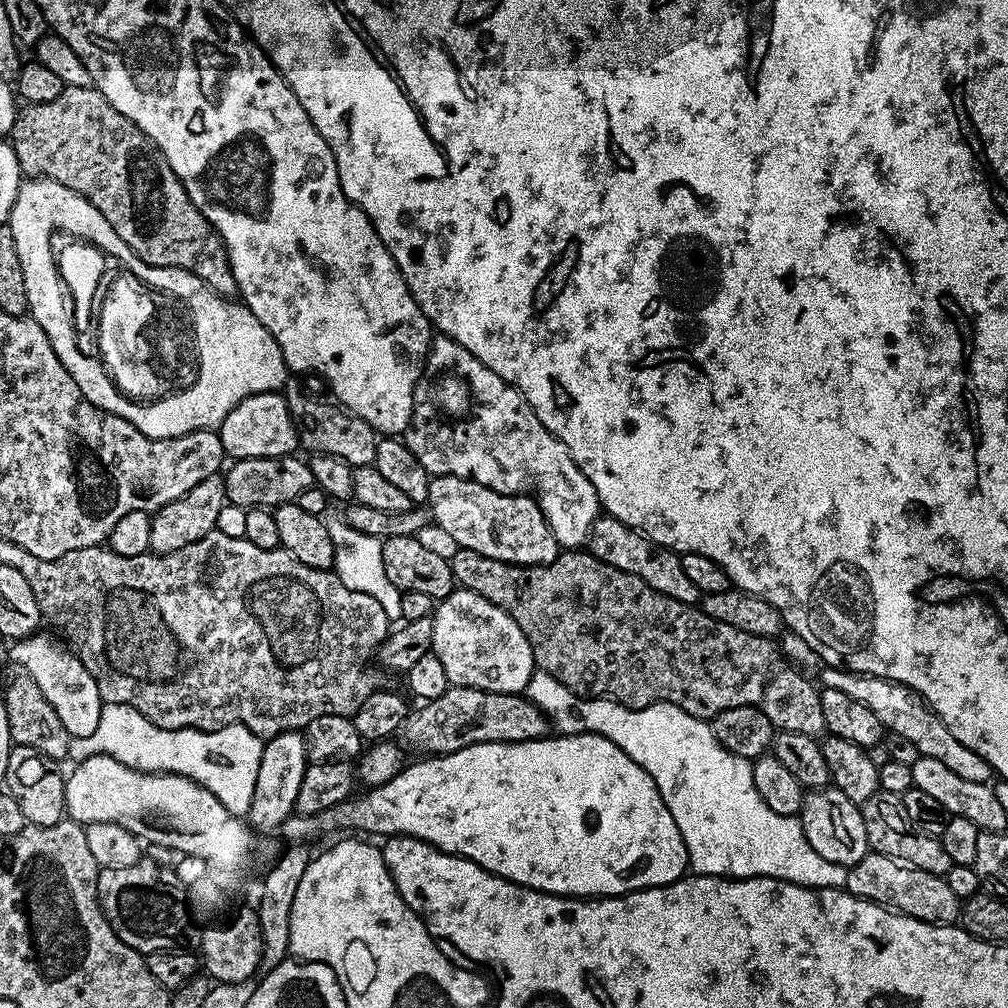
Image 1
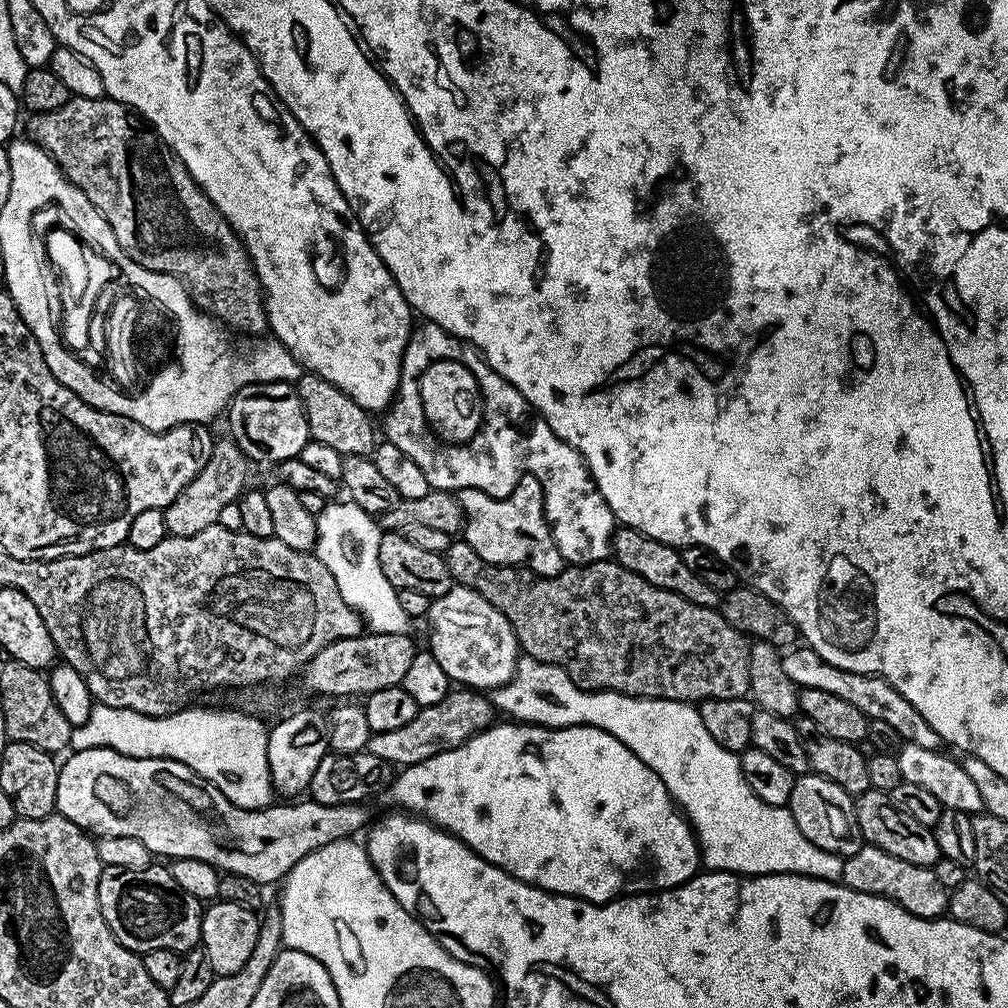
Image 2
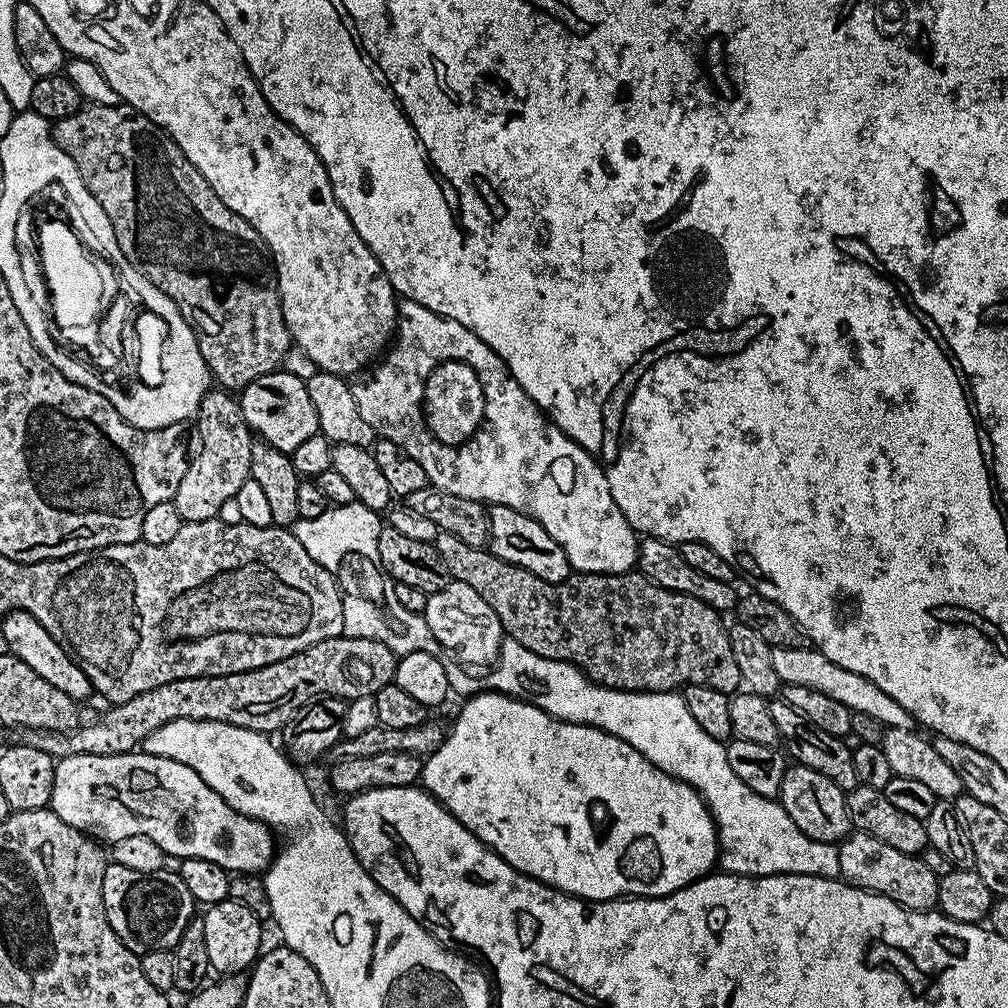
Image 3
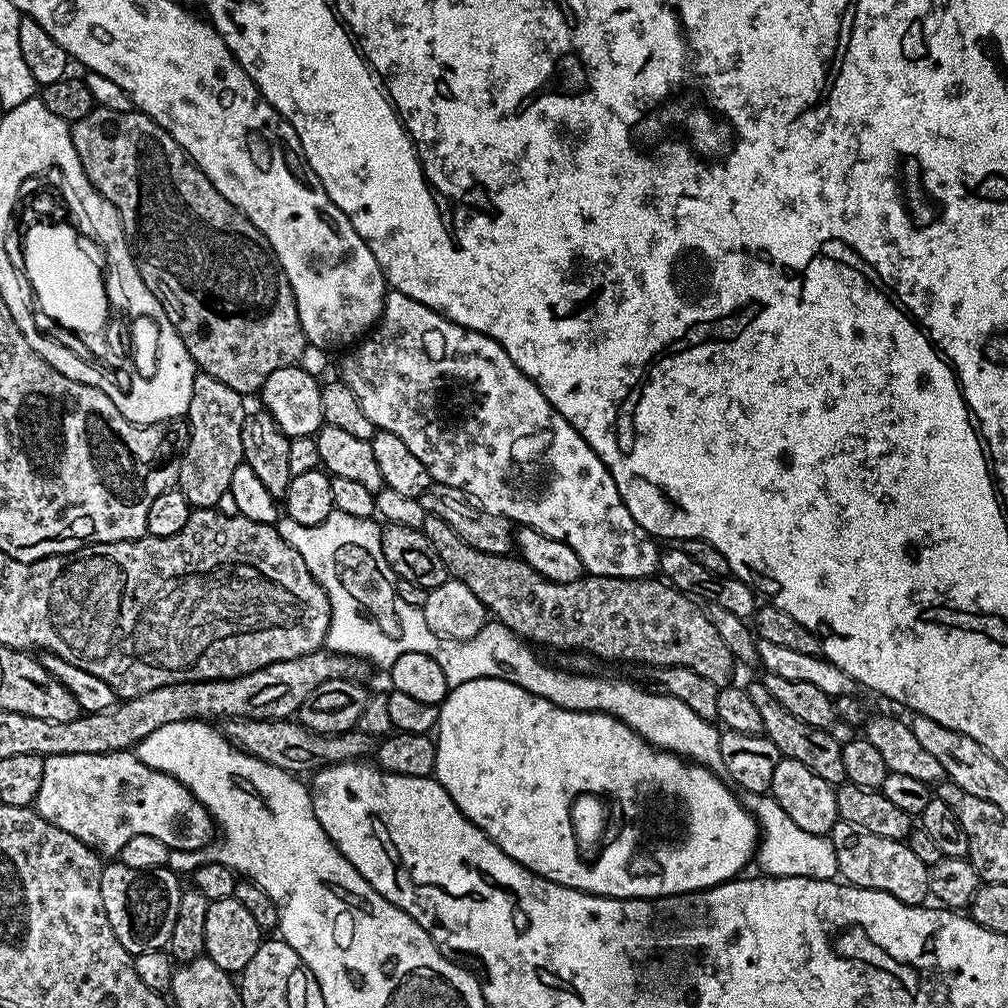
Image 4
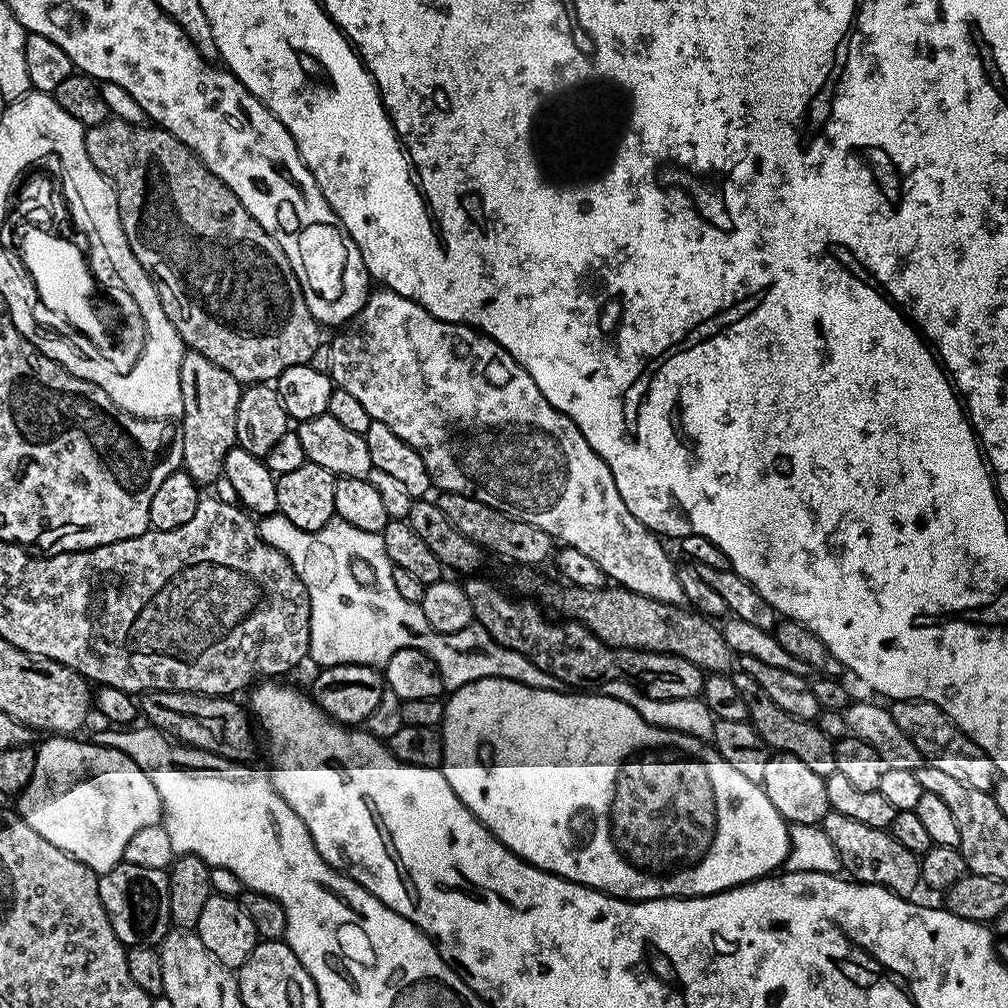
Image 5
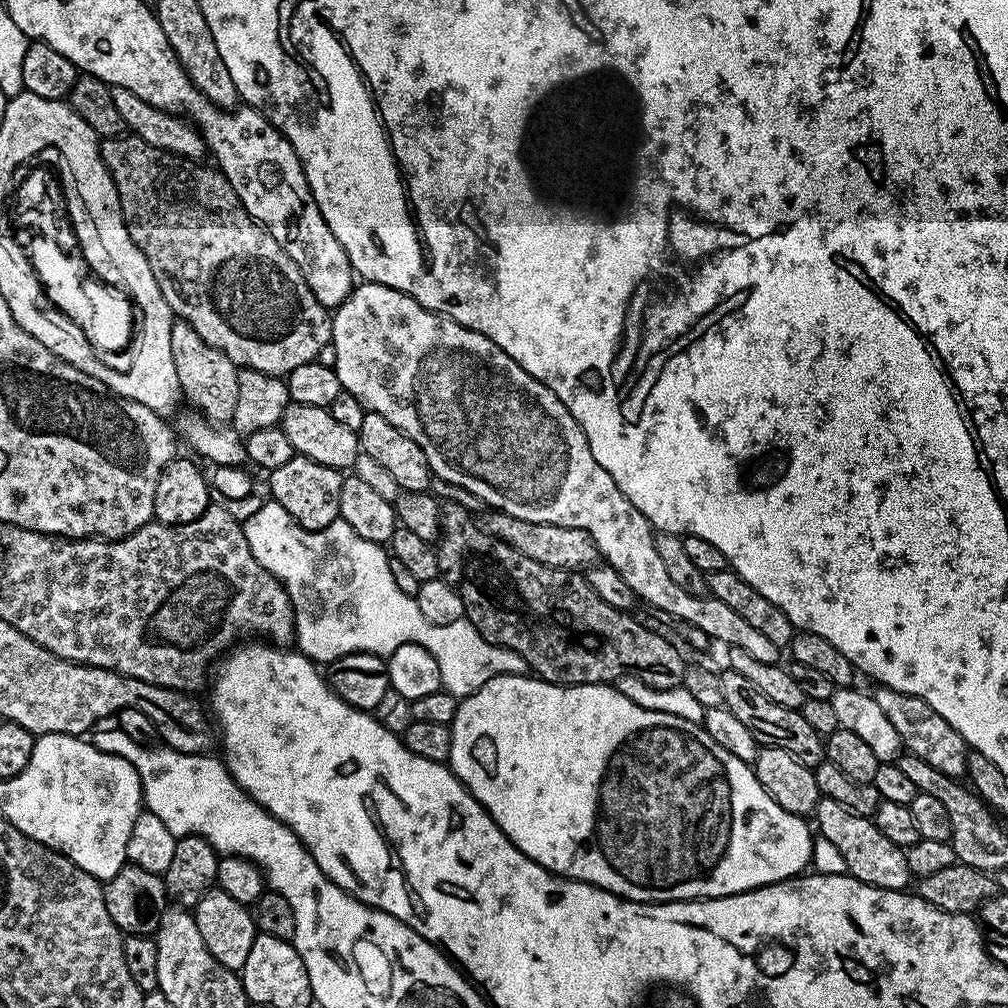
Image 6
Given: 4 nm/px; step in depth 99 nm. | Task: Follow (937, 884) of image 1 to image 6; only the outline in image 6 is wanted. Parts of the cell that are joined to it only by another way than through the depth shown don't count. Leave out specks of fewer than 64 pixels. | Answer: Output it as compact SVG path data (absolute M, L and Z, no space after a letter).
M821 796L814 813L814 828L819 836L827 838L837 848L838 854L846 862L847 875L858 882L895 892L903 892L909 887L908 880L913 879L913 874L908 865L908 853L882 835L875 819L855 816L844 809L842 802Z

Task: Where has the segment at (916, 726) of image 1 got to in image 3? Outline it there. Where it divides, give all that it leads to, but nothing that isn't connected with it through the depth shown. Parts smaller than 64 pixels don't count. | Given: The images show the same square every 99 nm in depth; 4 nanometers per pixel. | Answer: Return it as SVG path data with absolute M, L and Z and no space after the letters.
M815 646L774 648L772 657L774 671L778 673L781 685L810 686L810 690L819 690L821 694L827 694L828 697L842 702L842 706L846 706L852 713L870 714L870 718L878 718L878 722L882 722L885 729L913 727L911 714L902 706L898 706L898 702L894 702L890 694L878 690L878 686L862 678L862 674L854 674L854 670L838 666L838 662L830 662L830 658L826 658L826 654L822 654Z

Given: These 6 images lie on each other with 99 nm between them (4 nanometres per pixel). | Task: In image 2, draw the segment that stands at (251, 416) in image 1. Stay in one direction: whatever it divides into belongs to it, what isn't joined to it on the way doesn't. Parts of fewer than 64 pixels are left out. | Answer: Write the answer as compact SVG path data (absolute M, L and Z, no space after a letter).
M287 380L248 384L236 391L226 408L230 438L249 461L265 460L275 466L283 460L295 460L302 446L309 442L308 423L302 402L296 393L295 383Z

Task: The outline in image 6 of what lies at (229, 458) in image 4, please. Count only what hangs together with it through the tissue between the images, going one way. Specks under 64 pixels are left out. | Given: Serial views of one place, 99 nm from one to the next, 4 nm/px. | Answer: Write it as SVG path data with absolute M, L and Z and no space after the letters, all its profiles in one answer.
M177 319L170 330L170 350L174 350L174 370L178 370L178 382L183 399L189 400L191 406L197 413L202 415L205 420L215 426L224 426L229 423L234 414L234 406L238 403L238 374L240 369L222 350L214 350L210 342L203 340L199 334L195 333L194 328L187 324L183 319Z

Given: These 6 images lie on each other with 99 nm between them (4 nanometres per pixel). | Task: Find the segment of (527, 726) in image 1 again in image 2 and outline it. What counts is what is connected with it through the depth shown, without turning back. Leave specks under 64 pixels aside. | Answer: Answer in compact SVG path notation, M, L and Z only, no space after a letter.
M461 687L459 690L448 691L442 702L421 708L418 714L414 714L413 720L406 722L406 726L401 726L399 730L372 733L366 751L393 766L426 762L426 758L454 750L465 744L471 736L485 732L492 727L497 716L491 699L483 691Z

